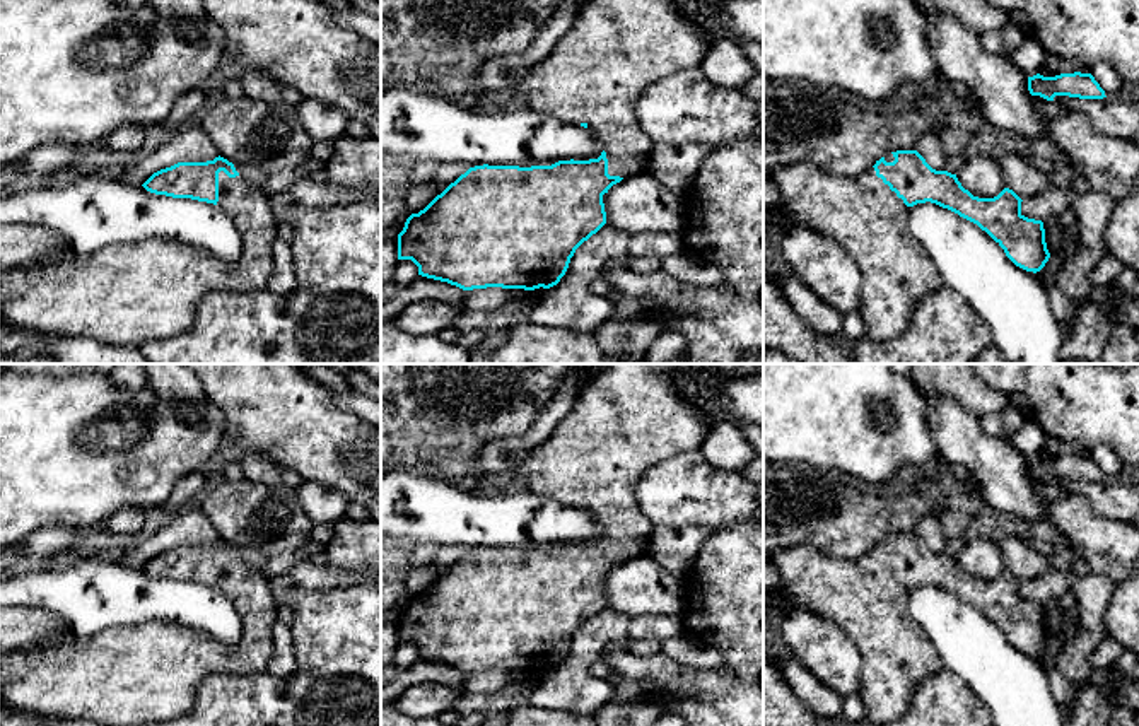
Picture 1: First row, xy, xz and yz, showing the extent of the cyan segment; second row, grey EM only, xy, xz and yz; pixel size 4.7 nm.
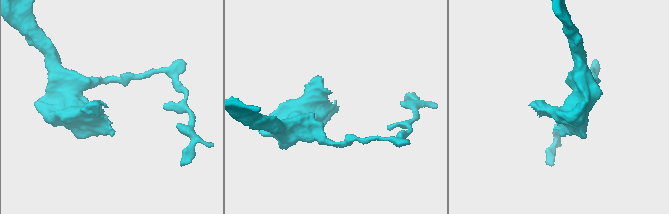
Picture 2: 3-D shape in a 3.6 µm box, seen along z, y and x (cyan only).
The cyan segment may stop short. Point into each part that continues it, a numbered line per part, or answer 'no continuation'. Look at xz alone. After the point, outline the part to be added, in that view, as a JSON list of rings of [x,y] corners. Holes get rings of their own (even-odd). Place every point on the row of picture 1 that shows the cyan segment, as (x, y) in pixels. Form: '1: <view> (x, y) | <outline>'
1: xz (617, 48) | [[[587,0],[555,50],[514,89],[476,94],[482,113],[528,108],[587,128],[601,142],[608,174],[628,178],[647,171],[654,142],[639,125],[635,106],[654,82],[698,68],[712,46],[704,29],[683,15],[676,0]]]

